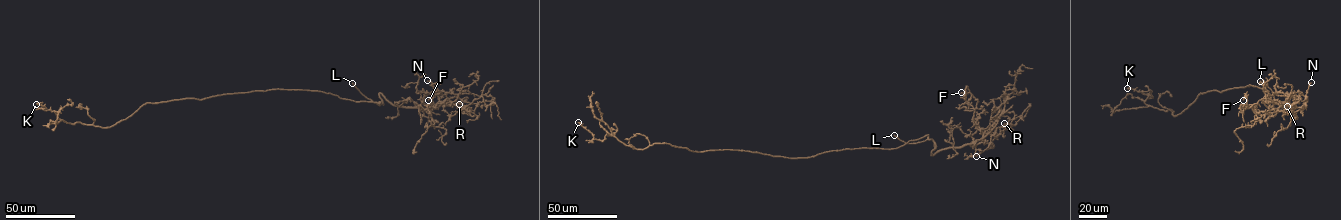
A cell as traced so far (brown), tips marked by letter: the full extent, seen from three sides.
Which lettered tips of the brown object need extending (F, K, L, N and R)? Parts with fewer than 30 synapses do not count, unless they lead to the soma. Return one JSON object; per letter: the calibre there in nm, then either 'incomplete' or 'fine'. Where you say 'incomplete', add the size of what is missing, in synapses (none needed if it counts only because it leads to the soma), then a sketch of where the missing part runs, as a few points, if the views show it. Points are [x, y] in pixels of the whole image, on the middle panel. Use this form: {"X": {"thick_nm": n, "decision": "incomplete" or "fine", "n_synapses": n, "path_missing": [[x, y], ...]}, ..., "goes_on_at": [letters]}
{"F": {"thick_nm": 150, "decision": "fine"}, "K": {"thick_nm": 170, "decision": "fine"}, "L": {"thick_nm": 240, "decision": "incomplete", "path_missing": [[894, 135], [889, 78], [905, 42], [934, 13]]}, "N": {"thick_nm": 150, "decision": "fine"}, "R": {"thick_nm": 120, "decision": "fine"}, "goes_on_at": ["L"]}

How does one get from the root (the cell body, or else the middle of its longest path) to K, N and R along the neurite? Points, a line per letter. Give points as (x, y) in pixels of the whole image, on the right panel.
K: (1250, 85), (1221, 92), (1200, 93), (1175, 116), (1171, 110), (1164, 111), (1145, 103), (1151, 96), (1127, 88)
N: (1250, 85), (1269, 93), (1269, 103), (1284, 101), (1292, 93), (1293, 108), (1311, 82)
R: (1250, 85), (1269, 93), (1269, 103), (1292, 93), (1293, 111), (1287, 103), (1276, 111), (1288, 114), (1287, 106)

